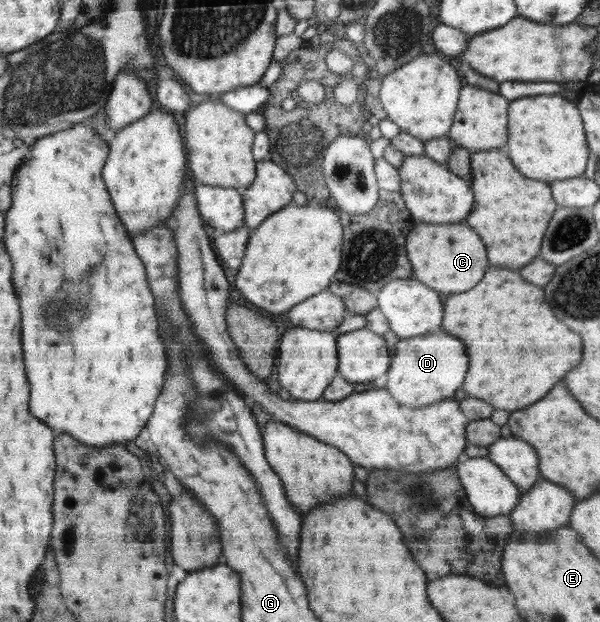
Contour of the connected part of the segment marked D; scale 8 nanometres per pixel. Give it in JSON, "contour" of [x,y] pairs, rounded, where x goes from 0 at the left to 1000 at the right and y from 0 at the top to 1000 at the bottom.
{"contour":[[[735,529],[727,534],[672,543],[660,553],[660,566],[652,574],[652,588],[643,600],[642,624],[663,651],[707,658],[755,638],[770,621],[780,595],[780,572],[773,550],[755,537]]]}

